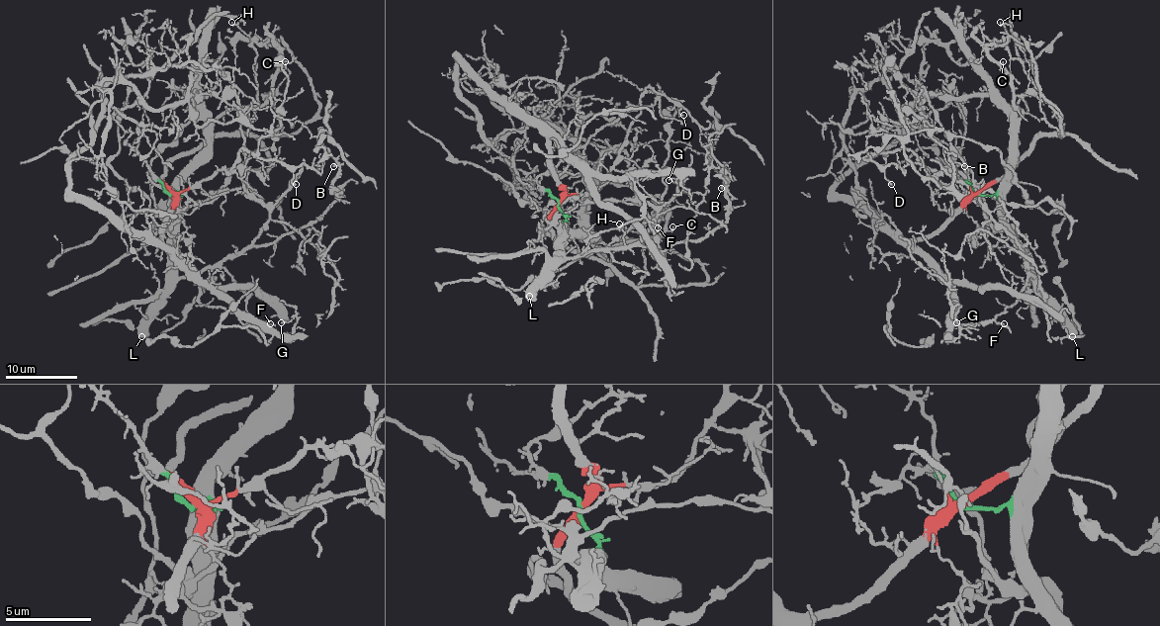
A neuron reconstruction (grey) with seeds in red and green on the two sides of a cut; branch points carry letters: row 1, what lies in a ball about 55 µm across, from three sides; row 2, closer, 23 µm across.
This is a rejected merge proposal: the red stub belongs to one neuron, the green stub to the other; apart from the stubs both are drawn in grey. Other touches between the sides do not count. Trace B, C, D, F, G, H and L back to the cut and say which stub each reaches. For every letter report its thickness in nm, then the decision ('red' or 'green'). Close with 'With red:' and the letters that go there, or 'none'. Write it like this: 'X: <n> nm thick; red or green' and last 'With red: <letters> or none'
B: 130 nm thick; green
C: 90 nm thick; green
D: 120 nm thick; red
F: 90 nm thick; green
G: 130 nm thick; red
H: 110 nm thick; red
L: 550 nm thick; green
With red: D, G, H

